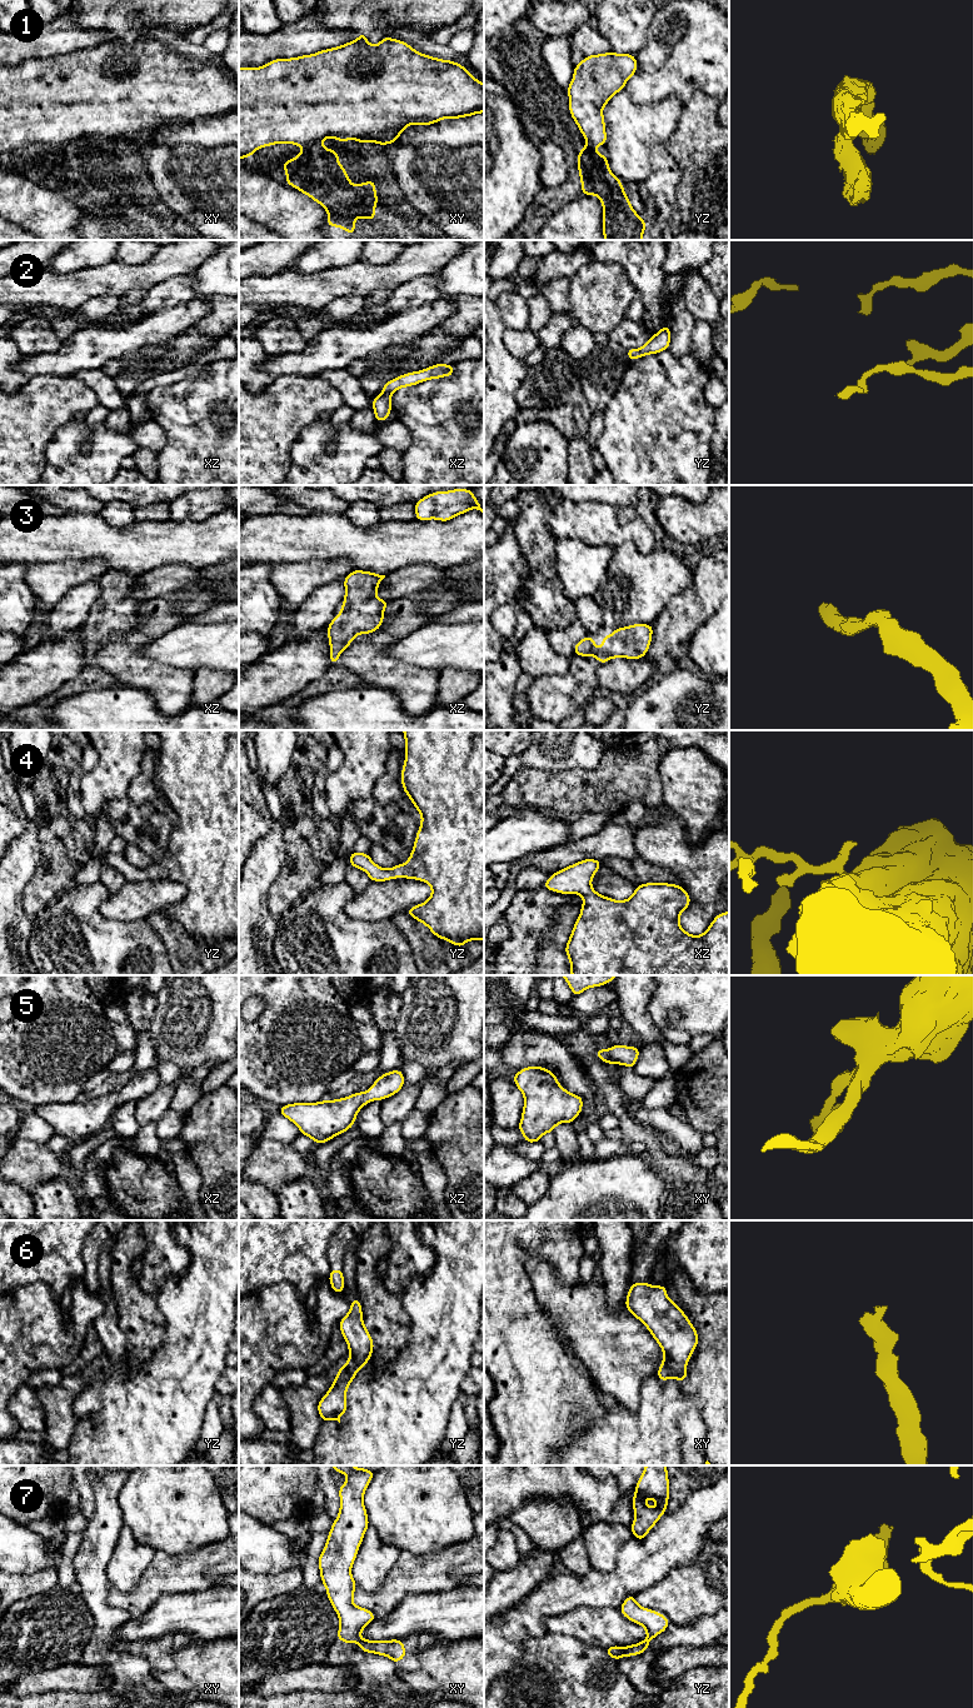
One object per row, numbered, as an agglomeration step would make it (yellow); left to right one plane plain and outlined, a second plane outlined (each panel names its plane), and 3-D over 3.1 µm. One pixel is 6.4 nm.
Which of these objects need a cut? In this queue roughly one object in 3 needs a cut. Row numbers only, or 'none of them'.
1, 7

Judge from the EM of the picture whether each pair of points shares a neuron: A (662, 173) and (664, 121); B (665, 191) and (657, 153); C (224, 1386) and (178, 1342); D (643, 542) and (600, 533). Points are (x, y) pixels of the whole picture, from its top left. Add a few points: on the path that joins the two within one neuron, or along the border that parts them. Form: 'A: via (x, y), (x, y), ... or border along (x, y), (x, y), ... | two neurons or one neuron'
A: border along (665, 144), (655, 144), (652, 148), (649, 170) | two neurons
B: via (663, 181), (662, 163) | one neuron
C: border along (225, 1368), (214, 1392) | two neurons
D: via (633, 533), (610, 533) | one neuron

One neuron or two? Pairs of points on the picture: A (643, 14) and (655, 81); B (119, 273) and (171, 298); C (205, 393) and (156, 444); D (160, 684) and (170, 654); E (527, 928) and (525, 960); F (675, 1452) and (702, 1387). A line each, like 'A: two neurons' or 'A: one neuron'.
A: two neurons
B: two neurons
C: two neurons
D: two neurons
E: one neuron
F: two neurons

